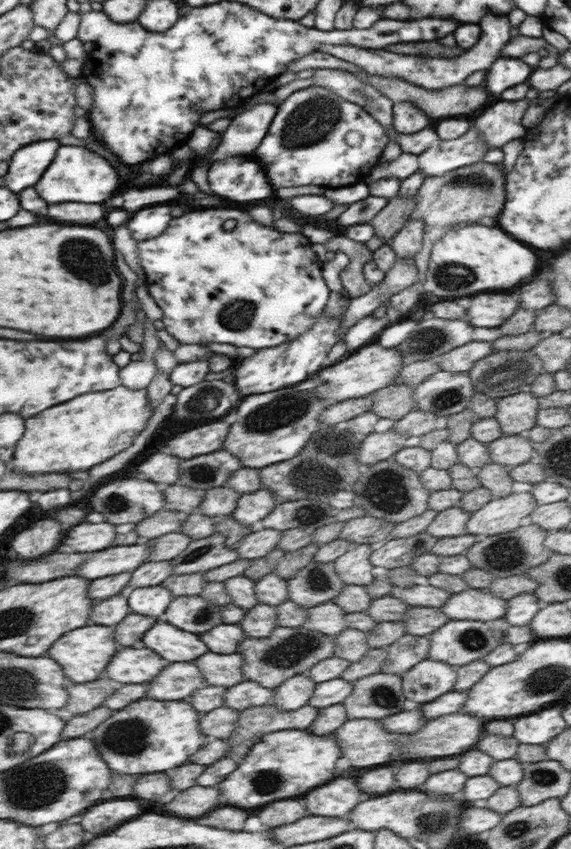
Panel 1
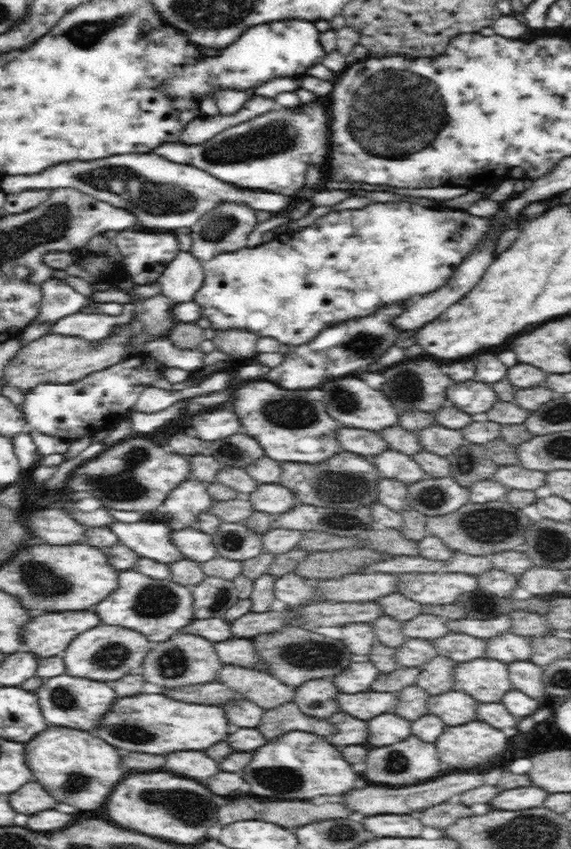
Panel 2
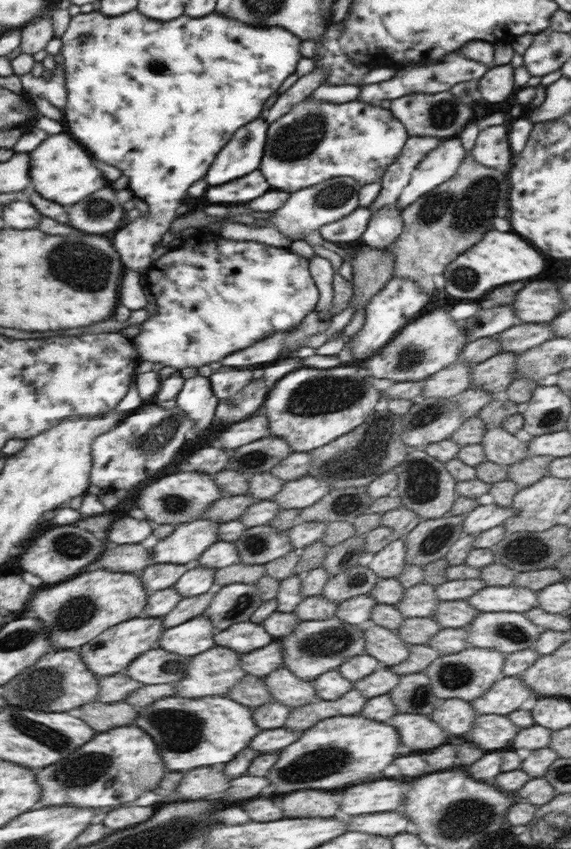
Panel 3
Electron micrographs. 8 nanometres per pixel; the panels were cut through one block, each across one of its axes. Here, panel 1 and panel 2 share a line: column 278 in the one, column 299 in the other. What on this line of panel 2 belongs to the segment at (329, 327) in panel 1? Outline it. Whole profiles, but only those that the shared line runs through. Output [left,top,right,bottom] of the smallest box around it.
[264,304,402,390]

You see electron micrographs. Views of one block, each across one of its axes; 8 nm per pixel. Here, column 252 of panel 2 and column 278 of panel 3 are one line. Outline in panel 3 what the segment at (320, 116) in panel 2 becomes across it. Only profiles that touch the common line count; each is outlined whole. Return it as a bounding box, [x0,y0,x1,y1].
[261,97,410,193]

